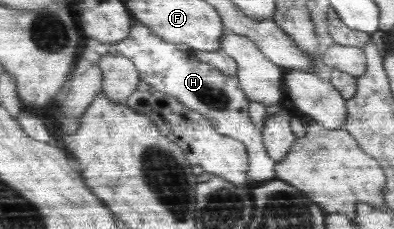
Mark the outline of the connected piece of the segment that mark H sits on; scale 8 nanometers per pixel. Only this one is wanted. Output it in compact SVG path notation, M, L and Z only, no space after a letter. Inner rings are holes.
M137 23L131 26L128 36L120 42L110 43L109 53L125 56L133 61L141 72L141 80L147 82L160 92L173 96L183 105L188 106L207 117L219 133L242 141L247 148L249 157L248 173L252 177L250 186L253 188L275 178L276 161L265 147L262 132L253 123L249 115L251 101L237 77L228 77L194 56L194 52L184 53L170 41L162 40L149 25Z

